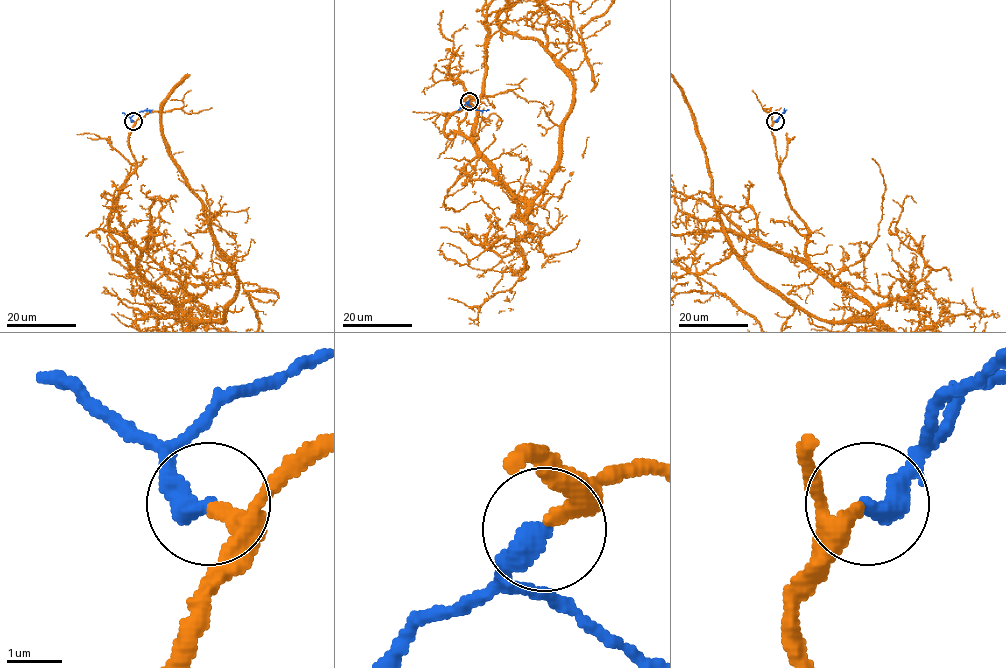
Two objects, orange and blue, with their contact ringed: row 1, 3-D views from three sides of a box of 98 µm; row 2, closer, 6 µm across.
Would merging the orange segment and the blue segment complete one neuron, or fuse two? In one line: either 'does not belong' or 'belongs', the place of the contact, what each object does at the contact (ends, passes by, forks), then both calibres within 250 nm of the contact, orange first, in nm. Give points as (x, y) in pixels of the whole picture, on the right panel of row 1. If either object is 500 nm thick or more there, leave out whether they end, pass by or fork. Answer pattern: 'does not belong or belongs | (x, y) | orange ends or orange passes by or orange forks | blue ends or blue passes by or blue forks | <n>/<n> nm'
belongs | (775, 121) | orange passes by | blue ends | 220/440 nm

